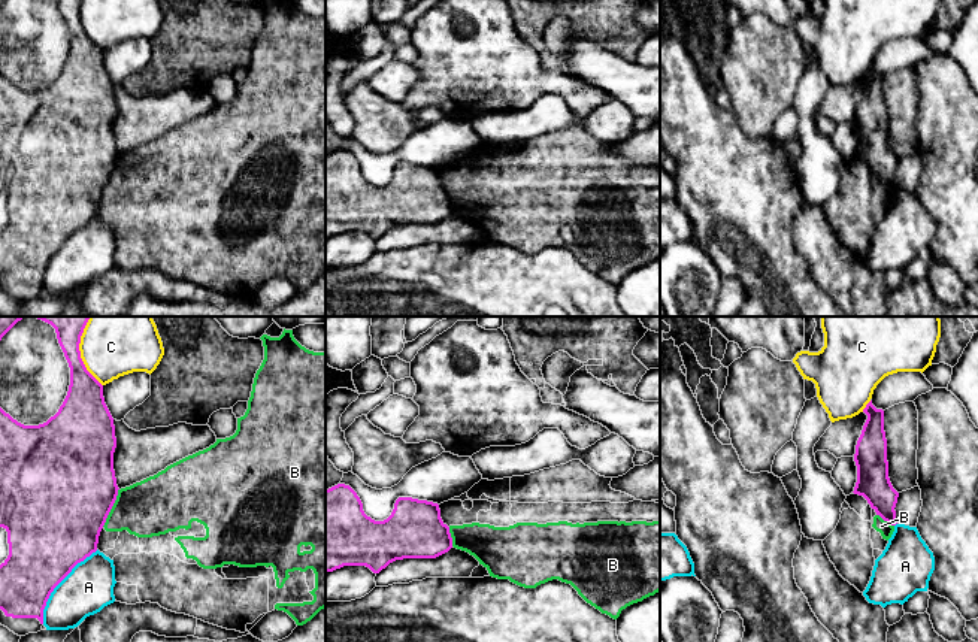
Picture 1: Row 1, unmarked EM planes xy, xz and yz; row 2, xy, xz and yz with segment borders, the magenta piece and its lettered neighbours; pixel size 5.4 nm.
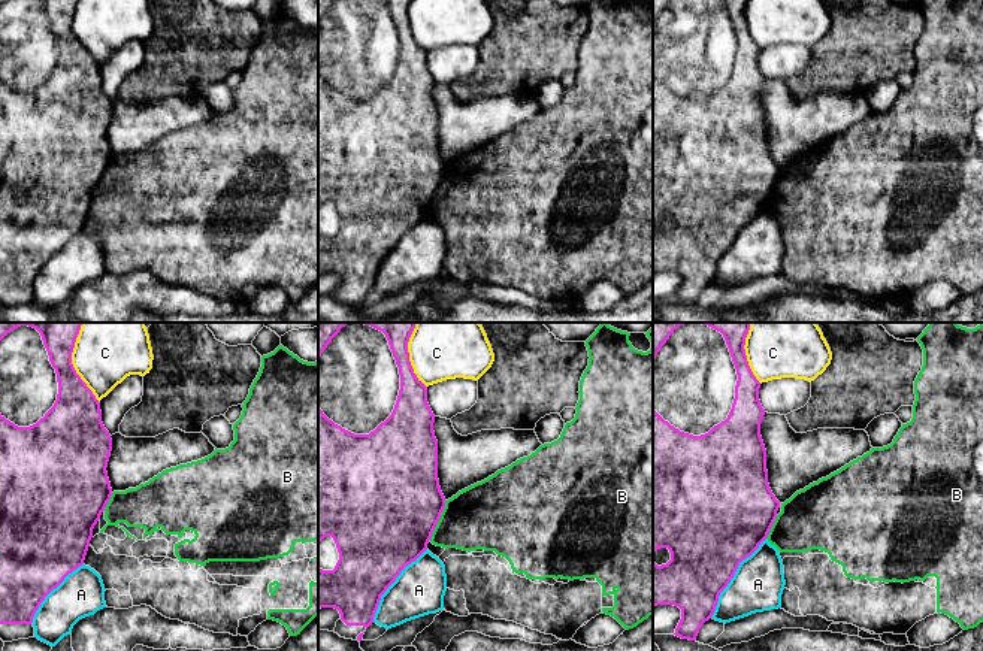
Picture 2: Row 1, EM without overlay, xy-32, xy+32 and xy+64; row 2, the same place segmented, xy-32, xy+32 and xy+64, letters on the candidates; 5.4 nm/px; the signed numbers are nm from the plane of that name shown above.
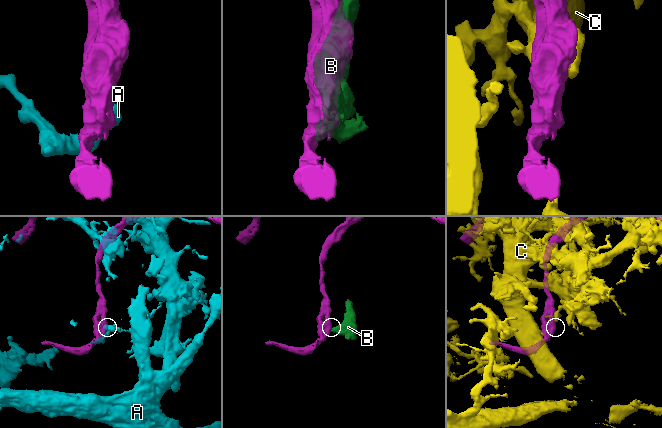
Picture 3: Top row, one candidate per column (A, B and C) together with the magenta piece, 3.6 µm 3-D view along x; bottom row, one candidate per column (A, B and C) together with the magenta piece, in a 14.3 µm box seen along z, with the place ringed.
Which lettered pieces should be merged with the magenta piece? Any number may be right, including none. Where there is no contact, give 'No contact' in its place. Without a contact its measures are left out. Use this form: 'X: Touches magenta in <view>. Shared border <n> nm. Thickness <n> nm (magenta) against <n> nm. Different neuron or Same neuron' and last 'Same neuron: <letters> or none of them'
A: Touches magenta in xy. Shared border 500 nm. Thickness 420 nm (magenta) against 260 nm. Different neuron
B: Touches magenta in xy. Shared border 220 nm. Thickness 500 nm (magenta) against 320 nm. Different neuron
C: Touches magenta in xy. Shared border 300 nm. Thickness 220 nm (magenta) against 240 nm. Different neuron
Same neuron: none of them

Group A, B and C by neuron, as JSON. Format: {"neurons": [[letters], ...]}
{"neurons": [["A"], ["B"], ["C"]]}

